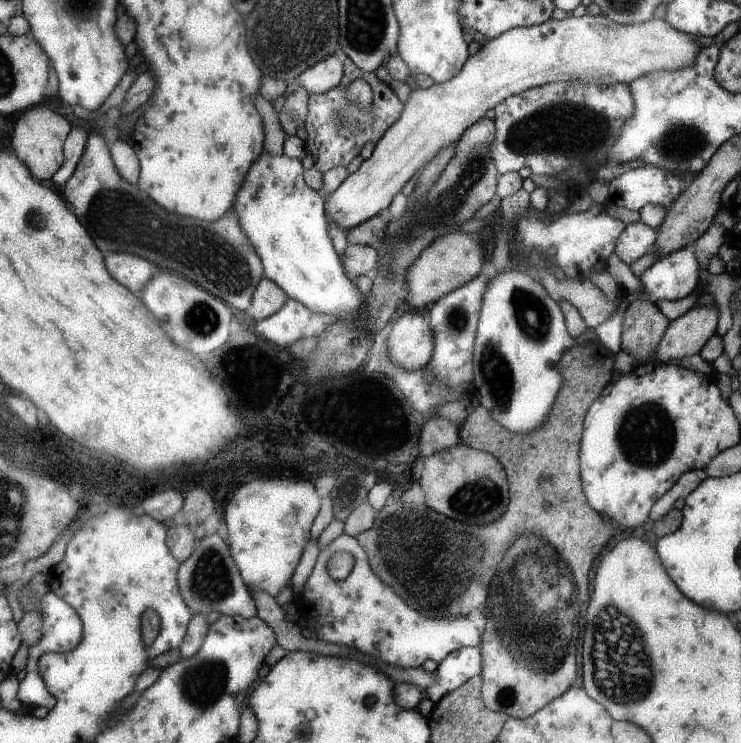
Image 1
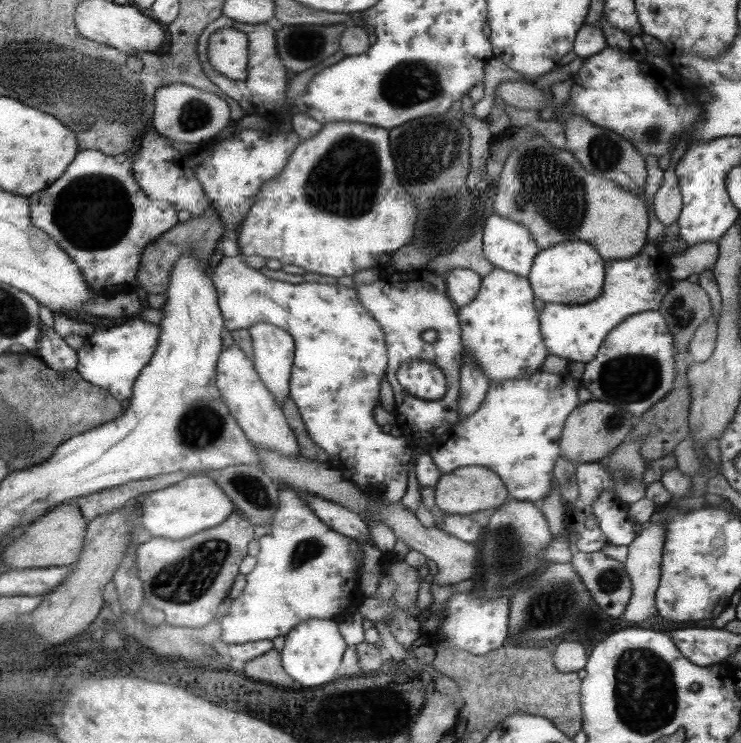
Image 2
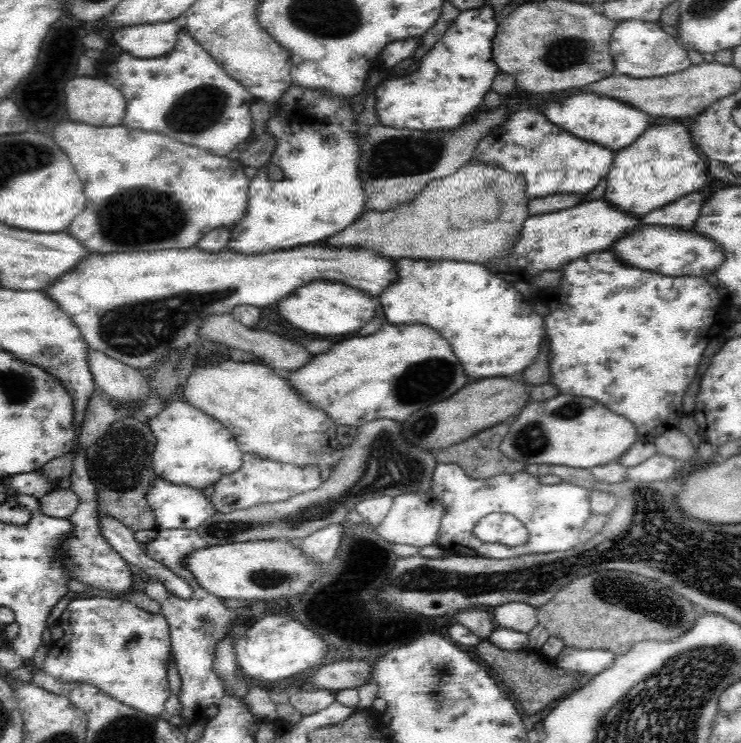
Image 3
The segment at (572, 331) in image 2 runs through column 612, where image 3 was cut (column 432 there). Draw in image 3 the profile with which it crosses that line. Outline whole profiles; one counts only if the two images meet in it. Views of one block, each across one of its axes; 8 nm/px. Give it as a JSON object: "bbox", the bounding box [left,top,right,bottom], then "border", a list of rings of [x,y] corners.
{"bbox":[379,258,546,382],"border":[[[403,258],[397,259],[397,272],[402,272],[402,276],[398,276],[398,280],[394,286],[386,288],[386,291],[382,292],[379,296],[379,300],[382,304],[385,318],[391,325],[411,325],[420,324],[422,326],[430,327],[430,330],[436,331],[438,335],[442,335],[442,338],[446,339],[456,355],[456,359],[460,362],[460,365],[464,366],[462,370],[466,370],[466,378],[471,382],[478,379],[489,379],[490,377],[509,377],[516,372],[523,372],[525,368],[528,368],[537,354],[541,351],[542,339],[546,339],[545,324],[542,322],[542,316],[538,316],[534,312],[532,301],[530,298],[526,298],[522,293],[517,292],[511,283],[505,280],[499,279],[498,276],[490,271],[486,270],[486,267],[476,263],[466,261],[451,261],[451,260],[424,260]]]}

